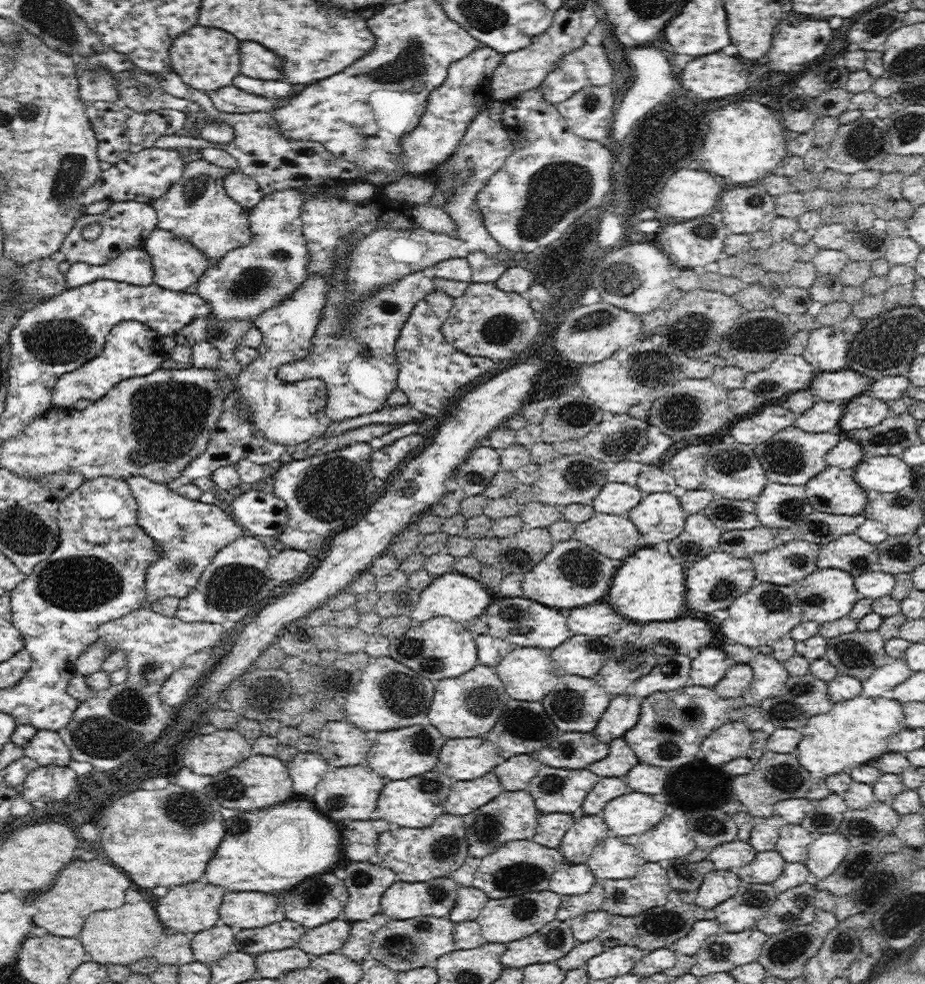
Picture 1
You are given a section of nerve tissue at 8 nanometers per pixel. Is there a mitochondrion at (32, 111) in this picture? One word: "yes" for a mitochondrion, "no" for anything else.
yes

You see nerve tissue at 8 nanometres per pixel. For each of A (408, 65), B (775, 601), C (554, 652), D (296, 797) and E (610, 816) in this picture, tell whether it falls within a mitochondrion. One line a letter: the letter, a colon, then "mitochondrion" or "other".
A: mitochondrion
B: mitochondrion
C: other
D: other
E: other

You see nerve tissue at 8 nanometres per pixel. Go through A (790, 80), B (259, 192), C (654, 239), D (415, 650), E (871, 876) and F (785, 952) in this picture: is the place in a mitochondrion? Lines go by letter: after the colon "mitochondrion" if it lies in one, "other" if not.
A: other
B: other
C: other
D: mitochondrion
E: other
F: mitochondrion

